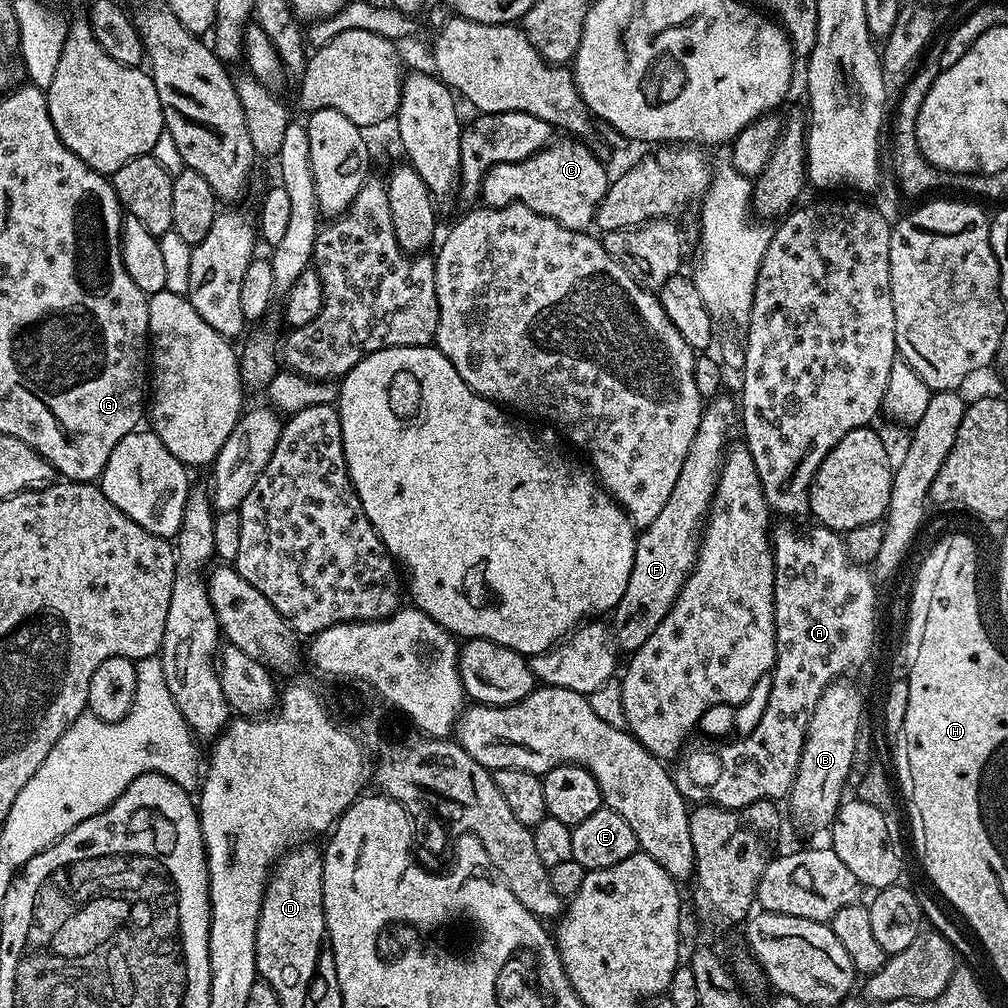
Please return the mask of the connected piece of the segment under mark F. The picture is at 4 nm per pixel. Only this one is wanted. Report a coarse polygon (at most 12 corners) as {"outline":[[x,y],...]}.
{"outline":[[737,401],[705,403],[662,514],[610,613],[621,653],[666,618],[696,564]]}

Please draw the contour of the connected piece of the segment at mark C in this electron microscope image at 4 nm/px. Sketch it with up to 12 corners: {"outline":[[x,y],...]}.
{"outline":[[576,138],[495,164],[489,208],[525,204],[591,229],[608,189],[605,161]]}

